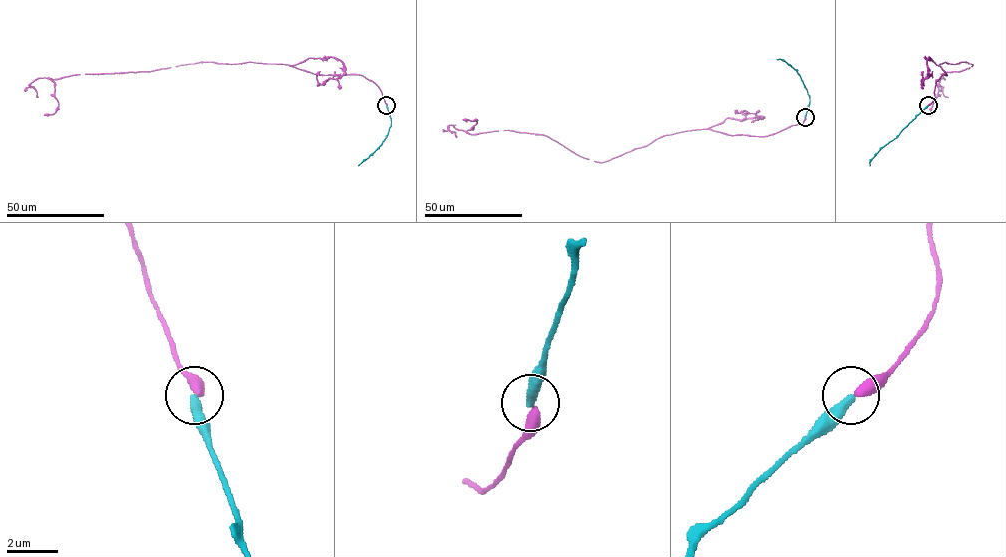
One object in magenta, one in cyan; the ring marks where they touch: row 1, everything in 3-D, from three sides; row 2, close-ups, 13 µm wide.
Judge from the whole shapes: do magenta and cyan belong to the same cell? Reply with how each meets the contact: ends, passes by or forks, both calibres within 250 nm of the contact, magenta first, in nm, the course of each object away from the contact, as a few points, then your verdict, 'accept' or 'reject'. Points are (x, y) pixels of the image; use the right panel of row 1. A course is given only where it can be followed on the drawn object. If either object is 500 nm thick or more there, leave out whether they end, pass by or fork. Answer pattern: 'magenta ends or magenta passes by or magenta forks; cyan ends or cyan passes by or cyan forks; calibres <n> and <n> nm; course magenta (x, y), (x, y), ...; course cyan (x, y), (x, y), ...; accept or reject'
magenta ends; cyan ends; calibres 400 and 360 nm; course magenta (928, 105), (936, 82), (947, 75), (939, 65), (972, 65), (941, 74), (944, 79), (930, 115); course cyan (928, 105), (881, 148), (870, 165); reject

